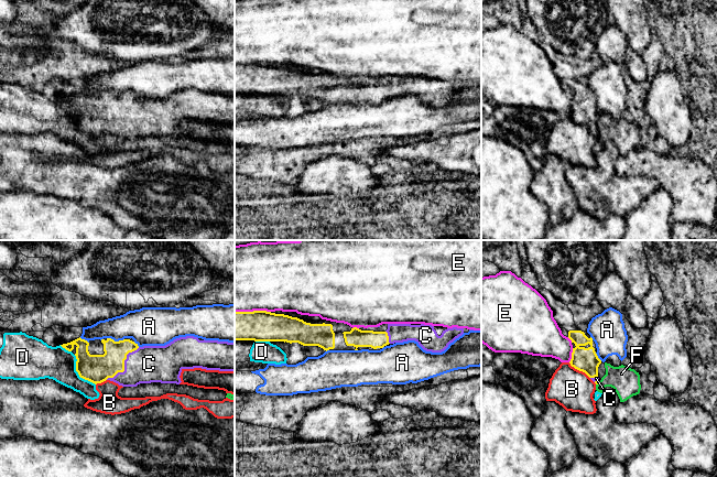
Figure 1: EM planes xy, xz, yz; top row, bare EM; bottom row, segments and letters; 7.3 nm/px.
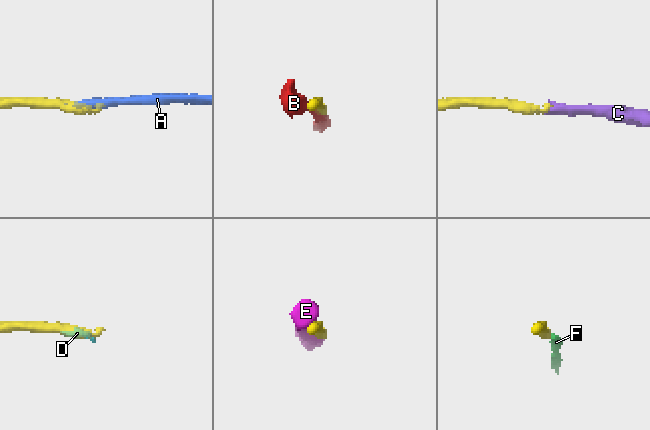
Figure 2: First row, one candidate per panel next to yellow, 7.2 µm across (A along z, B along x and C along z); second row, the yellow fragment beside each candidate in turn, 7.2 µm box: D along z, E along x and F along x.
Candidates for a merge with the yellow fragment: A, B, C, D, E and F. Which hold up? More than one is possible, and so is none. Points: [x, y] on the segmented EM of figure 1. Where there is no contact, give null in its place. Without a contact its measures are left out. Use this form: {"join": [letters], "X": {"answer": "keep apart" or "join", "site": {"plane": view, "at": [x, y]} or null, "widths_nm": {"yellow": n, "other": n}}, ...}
{"join": ["C"], "A": {"answer": "keep apart", "site": {"plane": "xy", "at": [116, 342]}, "widths_nm": {"yellow": 200, "other": 280}}, "B": {"answer": "keep apart", "site": {"plane": "yz", "at": [579, 370]}, "widths_nm": {"yellow": 180, "other": 280}}, "C": {"answer": "join", "site": {"plane": "xy", "at": [123, 366]}, "widths_nm": {"yellow": 200, "other": 280}}, "D": {"answer": "keep apart", "site": {"plane": "xy", "at": [78, 373]}, "widths_nm": {"yellow": 200, "other": 240}}, "E": {"answer": "keep apart", "site": {"plane": "xz", "at": [253, 311]}, "widths_nm": {"yellow": 220, "other": 500}}, "F": {"answer": "keep apart", "site": {"plane": "yz", "at": [598, 381]}, "widths_nm": {"yellow": 20, "other": 200}}}

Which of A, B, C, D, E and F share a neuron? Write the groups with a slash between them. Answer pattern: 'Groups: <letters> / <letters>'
Groups: A / B / C / D F / E

